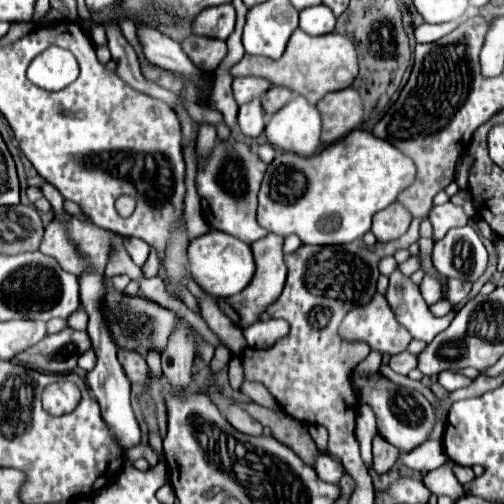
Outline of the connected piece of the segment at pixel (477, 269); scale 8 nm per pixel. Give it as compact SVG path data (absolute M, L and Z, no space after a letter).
M462 226L448 230L442 240L434 242L432 262L444 278L476 282L486 270L488 252L474 228Z

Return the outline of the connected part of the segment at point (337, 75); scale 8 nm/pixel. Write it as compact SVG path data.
M298 28L290 36L282 58L270 60L270 58L262 58L262 56L244 54L244 58L232 66L230 74L232 76L266 78L272 86L284 86L284 88L292 90L294 94L304 96L310 104L316 104L328 92L344 90L354 82L354 78L358 74L358 58L356 58L354 44L346 36L330 32L330 34L312 38Z

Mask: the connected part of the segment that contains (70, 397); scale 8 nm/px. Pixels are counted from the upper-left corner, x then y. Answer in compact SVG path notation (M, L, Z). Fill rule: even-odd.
M54 382L44 388L42 394L42 406L46 412L60 416L68 414L78 406L80 400L80 388L74 382Z

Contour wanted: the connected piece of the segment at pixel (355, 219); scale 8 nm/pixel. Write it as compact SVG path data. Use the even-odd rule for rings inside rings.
M352 130L342 140L326 146L322 152L314 156L298 156L292 152L278 152L278 156L268 166L260 194L258 194L258 224L272 234L290 236L296 234L302 244L346 244L356 238L362 238L370 230L372 216L378 210L390 206L398 192L414 180L414 162L398 152L390 142L376 138L366 130Z

